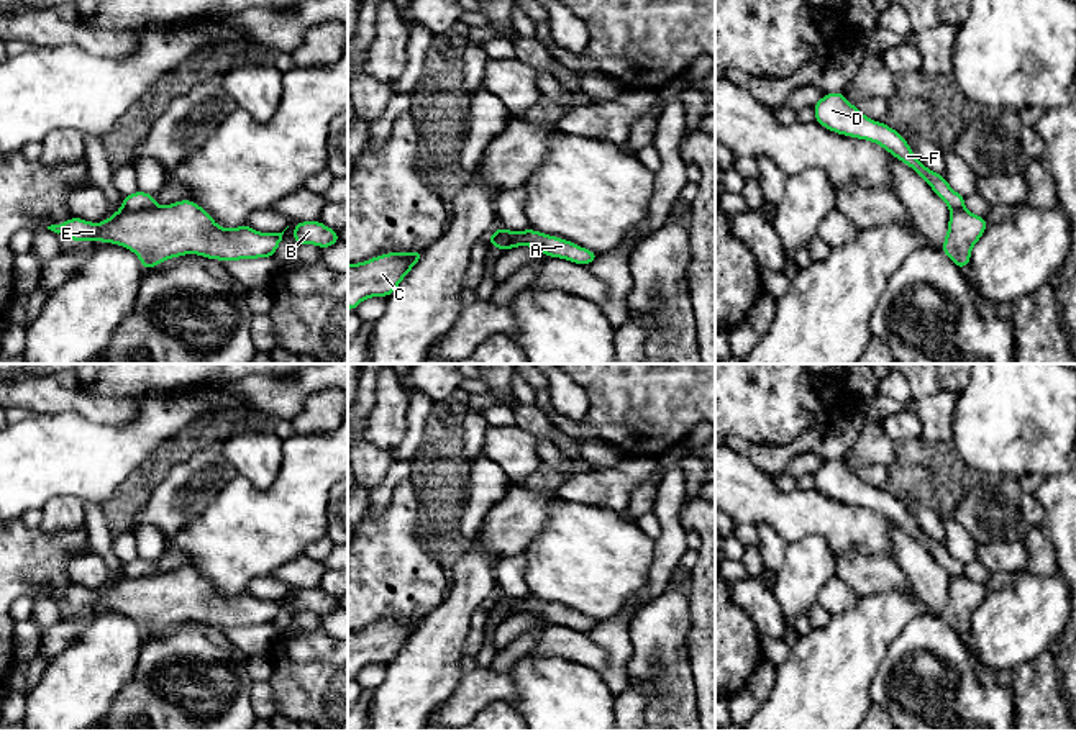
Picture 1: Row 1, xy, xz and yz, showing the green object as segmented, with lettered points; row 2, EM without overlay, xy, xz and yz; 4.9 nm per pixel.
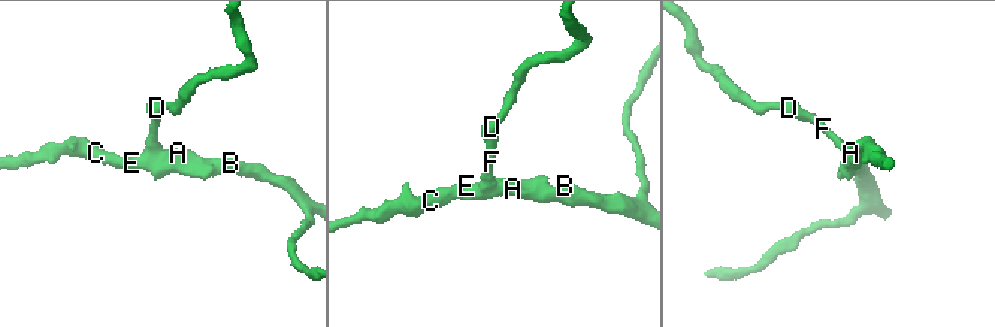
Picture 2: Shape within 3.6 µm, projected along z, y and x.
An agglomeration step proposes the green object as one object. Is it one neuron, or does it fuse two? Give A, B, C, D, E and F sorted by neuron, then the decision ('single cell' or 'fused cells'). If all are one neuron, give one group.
A B C E / D F | fused cells

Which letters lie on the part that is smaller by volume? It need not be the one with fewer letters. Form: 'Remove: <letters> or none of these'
Remove: D, F

